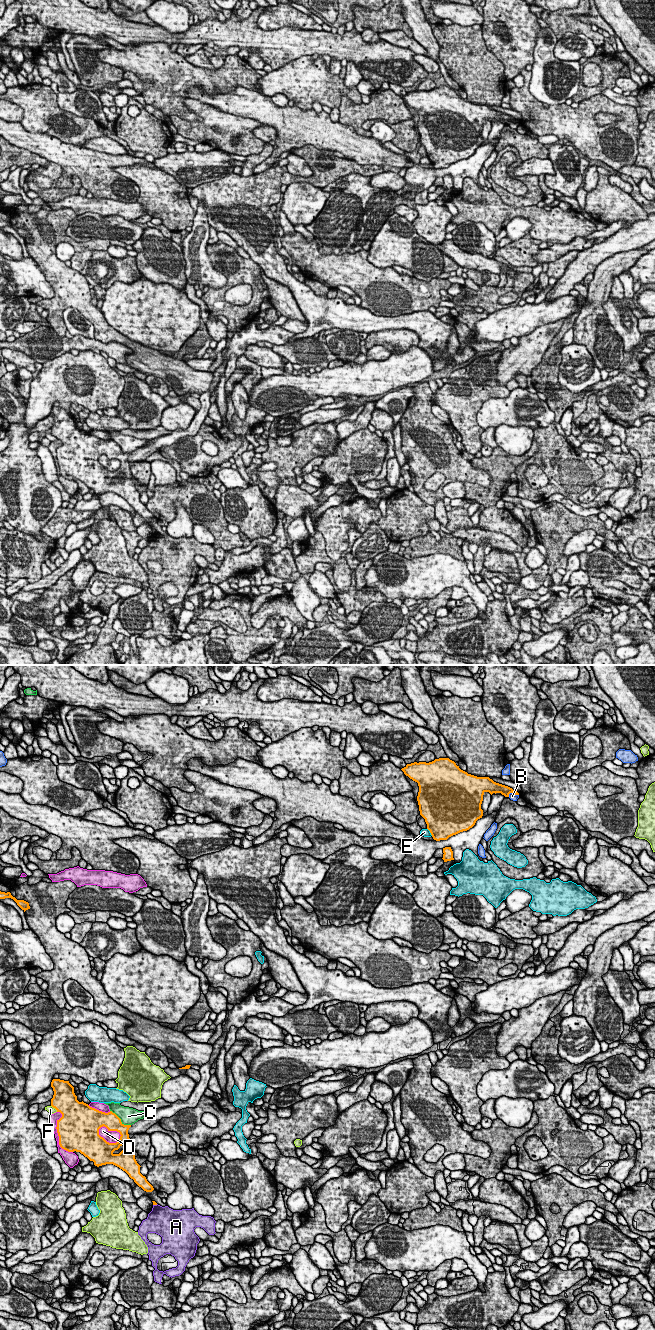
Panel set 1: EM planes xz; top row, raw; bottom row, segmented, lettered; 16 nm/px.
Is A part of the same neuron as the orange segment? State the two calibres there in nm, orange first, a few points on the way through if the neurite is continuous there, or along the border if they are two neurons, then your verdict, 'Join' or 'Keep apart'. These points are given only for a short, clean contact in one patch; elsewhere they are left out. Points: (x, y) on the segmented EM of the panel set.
Thickness 60 nm (orange) against 380 nm. Boundary: xz (157, 1204), (153, 1205). Keep apart

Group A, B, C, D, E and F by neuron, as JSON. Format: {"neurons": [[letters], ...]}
{"neurons": [["A"], ["B"], ["C"], ["D"], ["E"], ["F"]]}

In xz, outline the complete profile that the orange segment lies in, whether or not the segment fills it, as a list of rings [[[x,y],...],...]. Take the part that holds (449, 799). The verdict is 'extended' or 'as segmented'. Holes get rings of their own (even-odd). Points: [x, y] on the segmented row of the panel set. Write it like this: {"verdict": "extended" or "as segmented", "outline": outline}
{"verdict": "as segmented", "outline": [[[449,758],[432,762],[414,762],[401,769],[418,783],[420,815],[436,841],[472,828],[483,816],[481,804],[485,792],[519,795],[512,788],[489,777],[477,777],[461,770]]]}

